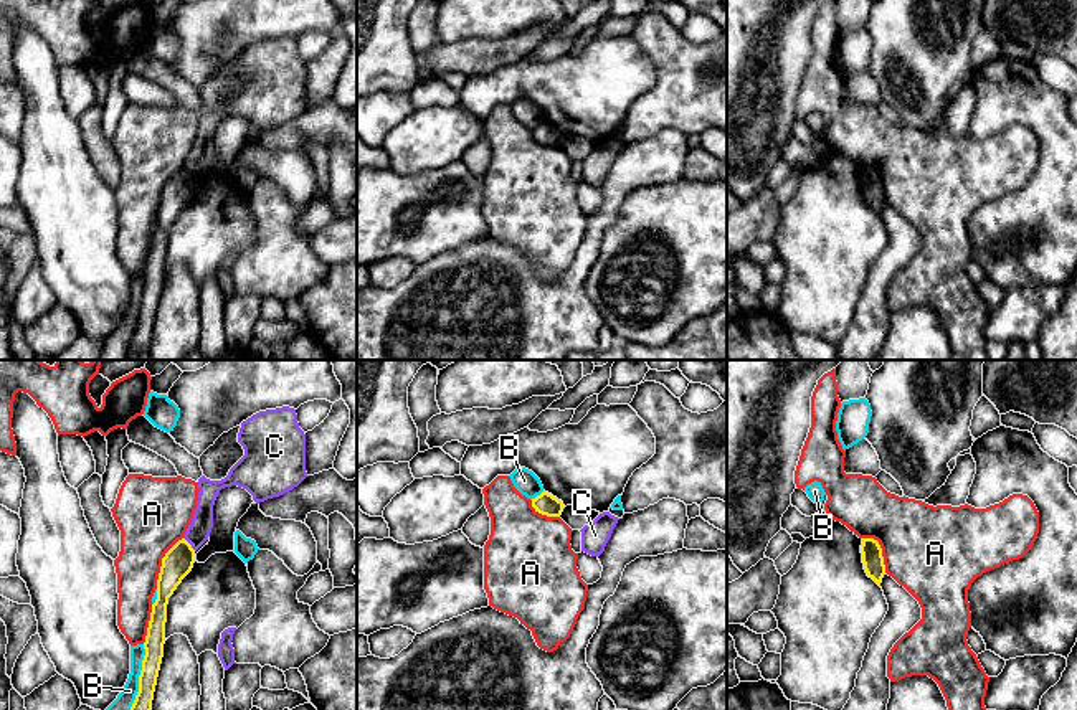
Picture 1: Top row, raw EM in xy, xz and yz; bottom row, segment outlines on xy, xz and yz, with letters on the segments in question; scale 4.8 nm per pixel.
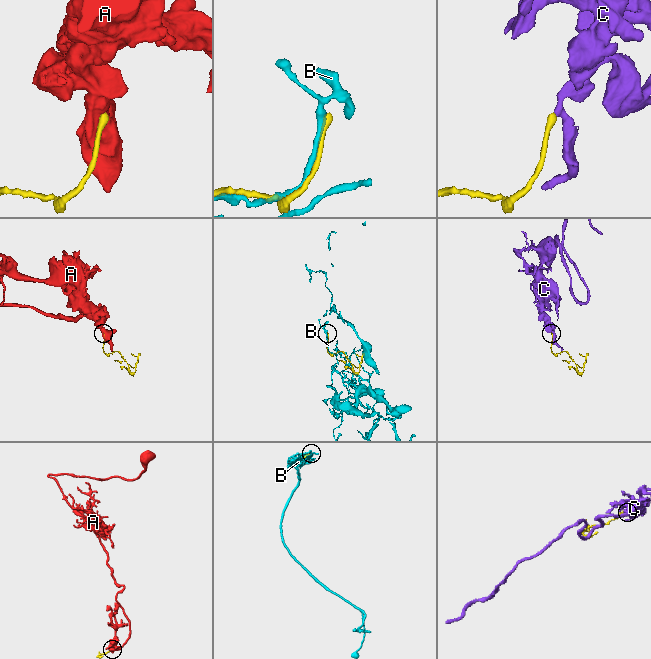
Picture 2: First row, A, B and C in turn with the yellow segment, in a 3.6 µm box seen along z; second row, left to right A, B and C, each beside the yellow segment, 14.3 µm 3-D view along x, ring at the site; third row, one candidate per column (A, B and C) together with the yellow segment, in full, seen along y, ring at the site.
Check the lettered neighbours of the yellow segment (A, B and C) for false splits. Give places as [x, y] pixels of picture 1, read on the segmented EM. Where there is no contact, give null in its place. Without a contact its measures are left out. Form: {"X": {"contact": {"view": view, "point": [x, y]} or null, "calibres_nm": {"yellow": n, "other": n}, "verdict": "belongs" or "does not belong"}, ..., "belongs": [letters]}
{"A": {"contact": {"view": "xy", "point": [162, 563]}, "calibres_nm": {"yellow": 150, "other": 360}, "verdict": "does not belong"}, "B": {"contact": {"view": "xy", "point": [139, 677]}, "calibres_nm": {"yellow": 100, "other": 90}, "verdict": "does not belong"}, "C": {"contact": {"view": "xy", "point": [189, 544]}, "calibres_nm": {"yellow": 150, "other": 110}, "verdict": "does not belong"}, "belongs": []}

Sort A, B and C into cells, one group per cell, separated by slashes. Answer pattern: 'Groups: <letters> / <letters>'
Groups: A / B / C

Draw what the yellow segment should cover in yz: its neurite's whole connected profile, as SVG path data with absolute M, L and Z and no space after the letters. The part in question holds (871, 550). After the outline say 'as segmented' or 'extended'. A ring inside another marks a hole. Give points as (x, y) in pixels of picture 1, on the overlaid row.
M862 538L861 553L867 576L880 586L885 575L885 565L879 542L874 538Z; as segmented

